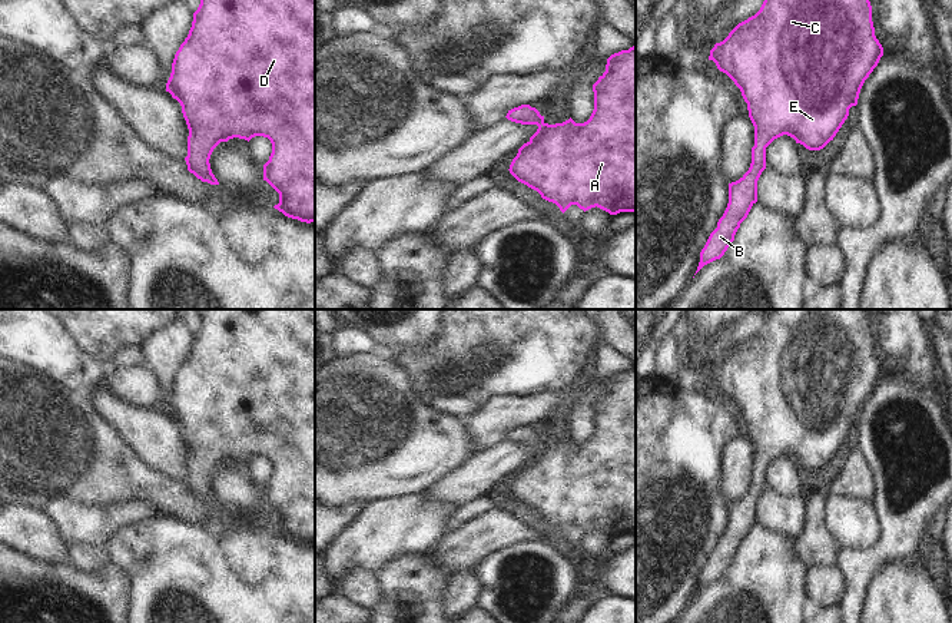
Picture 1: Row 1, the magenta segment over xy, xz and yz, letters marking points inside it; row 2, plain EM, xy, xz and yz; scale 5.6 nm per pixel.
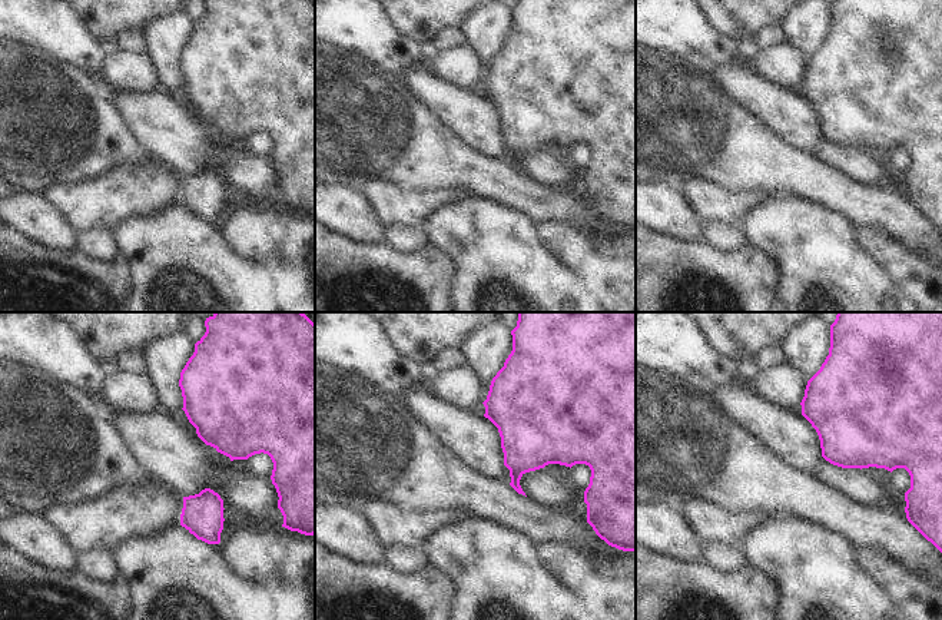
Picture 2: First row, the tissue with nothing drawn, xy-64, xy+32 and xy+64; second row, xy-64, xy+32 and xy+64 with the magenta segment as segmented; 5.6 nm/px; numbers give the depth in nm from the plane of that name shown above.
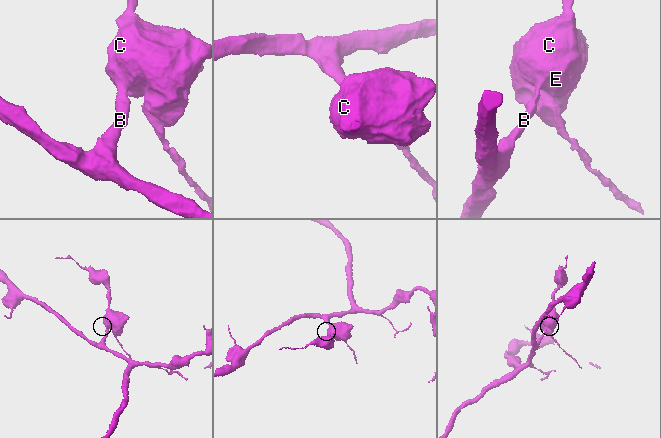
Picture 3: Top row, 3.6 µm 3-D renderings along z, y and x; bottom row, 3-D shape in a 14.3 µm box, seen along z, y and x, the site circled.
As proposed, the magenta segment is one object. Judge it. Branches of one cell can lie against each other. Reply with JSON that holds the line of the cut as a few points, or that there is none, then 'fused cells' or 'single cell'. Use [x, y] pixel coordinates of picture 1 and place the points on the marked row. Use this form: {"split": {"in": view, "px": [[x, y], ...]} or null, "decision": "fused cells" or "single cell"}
{"split": null, "decision": "single cell"}

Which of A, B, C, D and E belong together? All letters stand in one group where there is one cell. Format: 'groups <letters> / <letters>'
groups A B C D E

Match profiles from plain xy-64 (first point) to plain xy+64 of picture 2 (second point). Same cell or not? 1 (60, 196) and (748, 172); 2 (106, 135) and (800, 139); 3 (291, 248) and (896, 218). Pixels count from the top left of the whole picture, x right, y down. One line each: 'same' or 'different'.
1: different
2: different
3: different

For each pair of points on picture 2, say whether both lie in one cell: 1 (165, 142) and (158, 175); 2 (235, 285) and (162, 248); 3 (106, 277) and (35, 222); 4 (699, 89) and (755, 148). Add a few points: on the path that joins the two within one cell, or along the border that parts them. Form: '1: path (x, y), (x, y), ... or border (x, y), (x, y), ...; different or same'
1: border (145, 151), (182, 176); different
2: path (216, 281), (202, 272), (188, 258), (181, 258); same
3: border (37, 242), (56, 249), (75, 249); different
4: path (710, 103), (740, 133); same

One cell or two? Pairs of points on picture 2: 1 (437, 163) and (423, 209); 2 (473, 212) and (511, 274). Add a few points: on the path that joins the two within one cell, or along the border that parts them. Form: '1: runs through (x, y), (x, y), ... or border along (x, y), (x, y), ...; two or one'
1: border along (395, 183), (411, 191), (460, 189), (463, 192); two
2: runs through (473, 228), (497, 252), (498, 258); one

